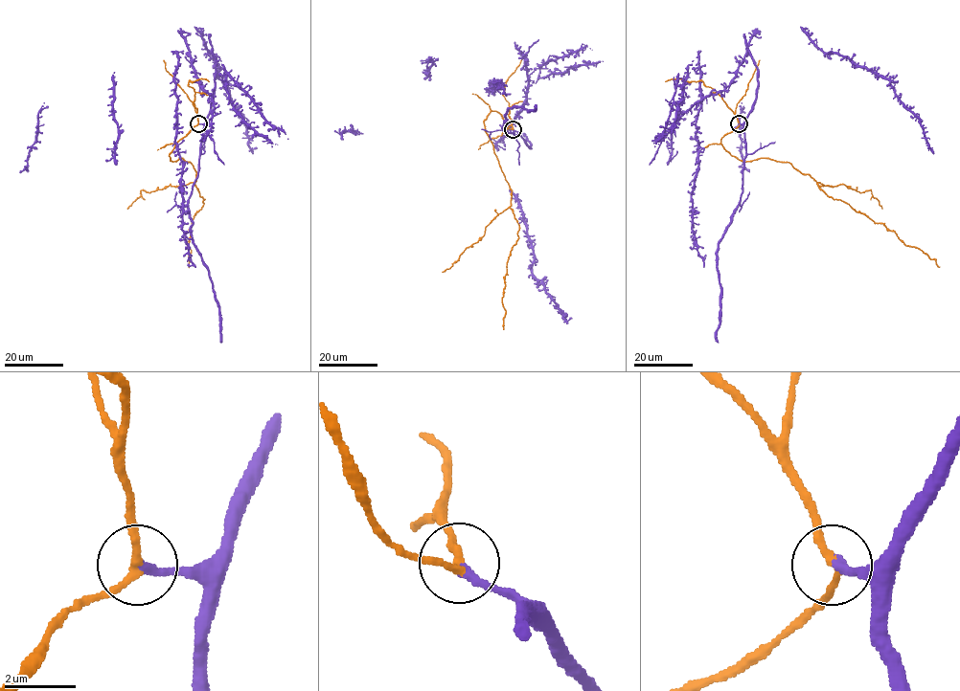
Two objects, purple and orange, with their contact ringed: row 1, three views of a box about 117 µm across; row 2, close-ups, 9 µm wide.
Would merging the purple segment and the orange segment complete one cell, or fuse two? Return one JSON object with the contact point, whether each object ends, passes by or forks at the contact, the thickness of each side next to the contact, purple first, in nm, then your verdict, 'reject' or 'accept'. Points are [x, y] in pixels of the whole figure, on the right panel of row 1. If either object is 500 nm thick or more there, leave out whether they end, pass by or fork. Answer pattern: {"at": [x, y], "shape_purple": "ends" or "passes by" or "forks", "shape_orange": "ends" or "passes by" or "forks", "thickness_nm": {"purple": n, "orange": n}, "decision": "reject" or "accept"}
{"at": [739, 123], "shape_purple": "ends", "shape_orange": "passes by", "thickness_nm": {"purple": 280, "orange": 220}, "decision": "accept"}

